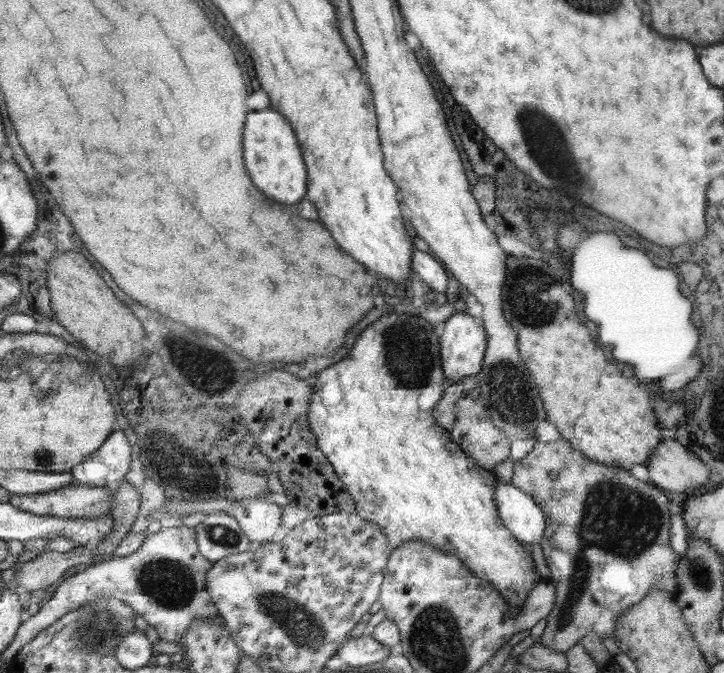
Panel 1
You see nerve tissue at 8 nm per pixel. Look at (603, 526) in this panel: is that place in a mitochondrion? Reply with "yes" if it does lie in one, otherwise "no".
yes

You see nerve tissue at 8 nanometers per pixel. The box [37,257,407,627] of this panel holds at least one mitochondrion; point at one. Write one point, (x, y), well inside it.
(168, 583)

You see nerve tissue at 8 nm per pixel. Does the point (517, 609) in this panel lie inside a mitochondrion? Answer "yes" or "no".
no

